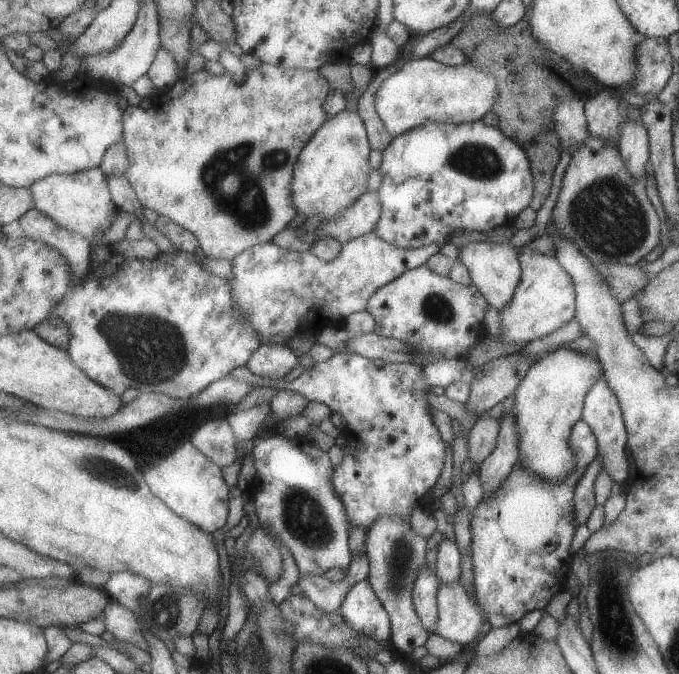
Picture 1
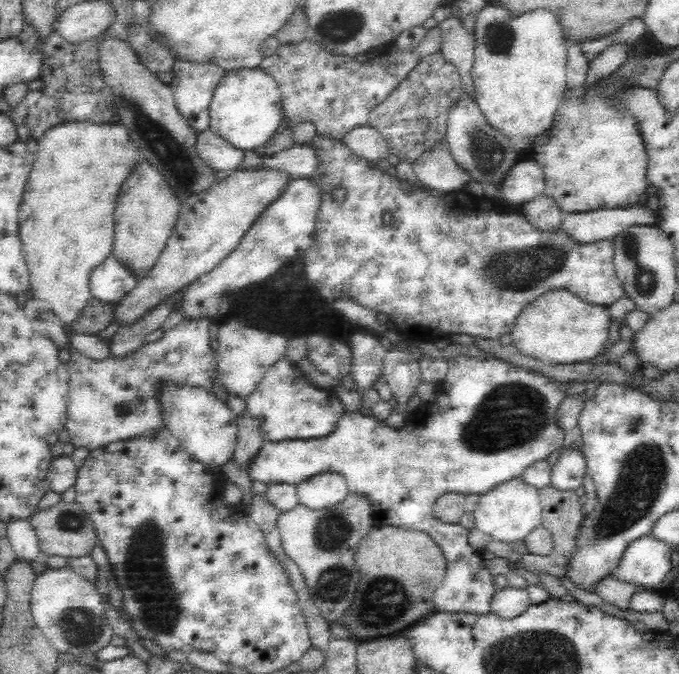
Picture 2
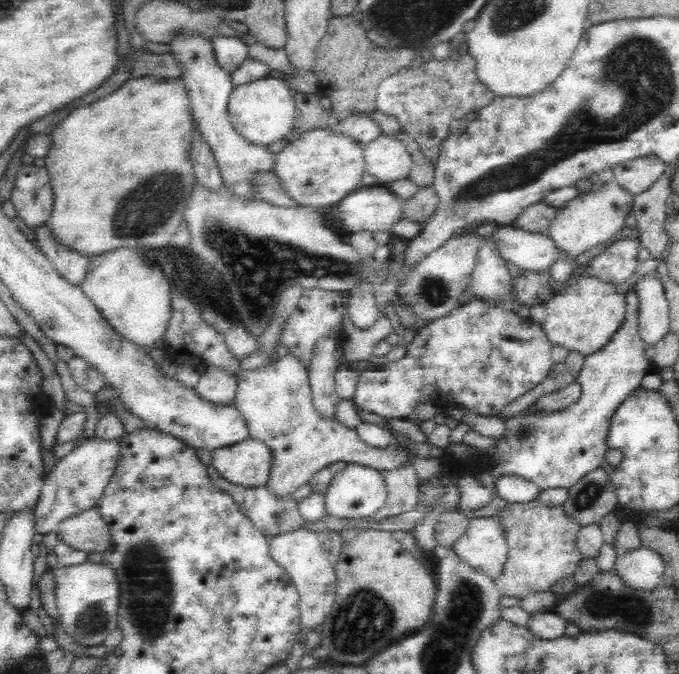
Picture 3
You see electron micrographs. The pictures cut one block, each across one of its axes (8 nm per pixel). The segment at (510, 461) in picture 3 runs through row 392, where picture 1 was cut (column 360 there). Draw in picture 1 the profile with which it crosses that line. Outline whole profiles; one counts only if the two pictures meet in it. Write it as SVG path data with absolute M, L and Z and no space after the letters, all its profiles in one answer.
M370 580L352 587L342 607L342 614L354 628L381 641L392 641L393 620Z

